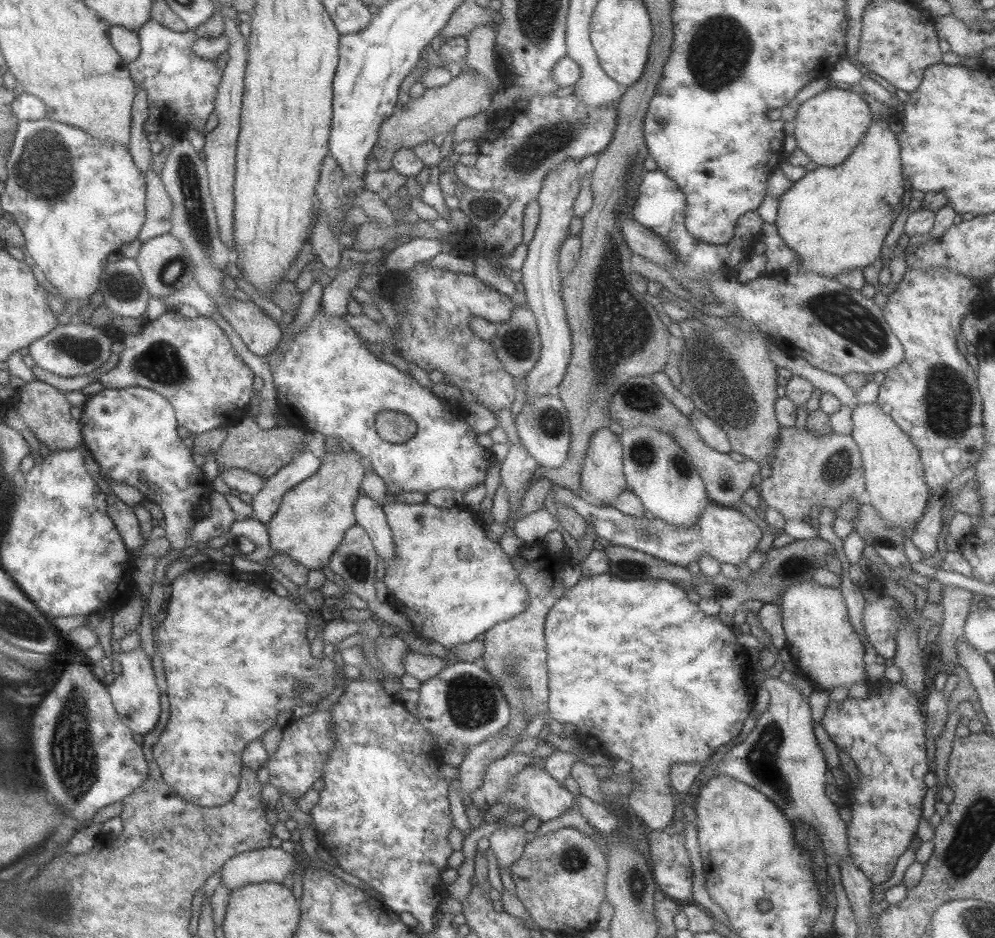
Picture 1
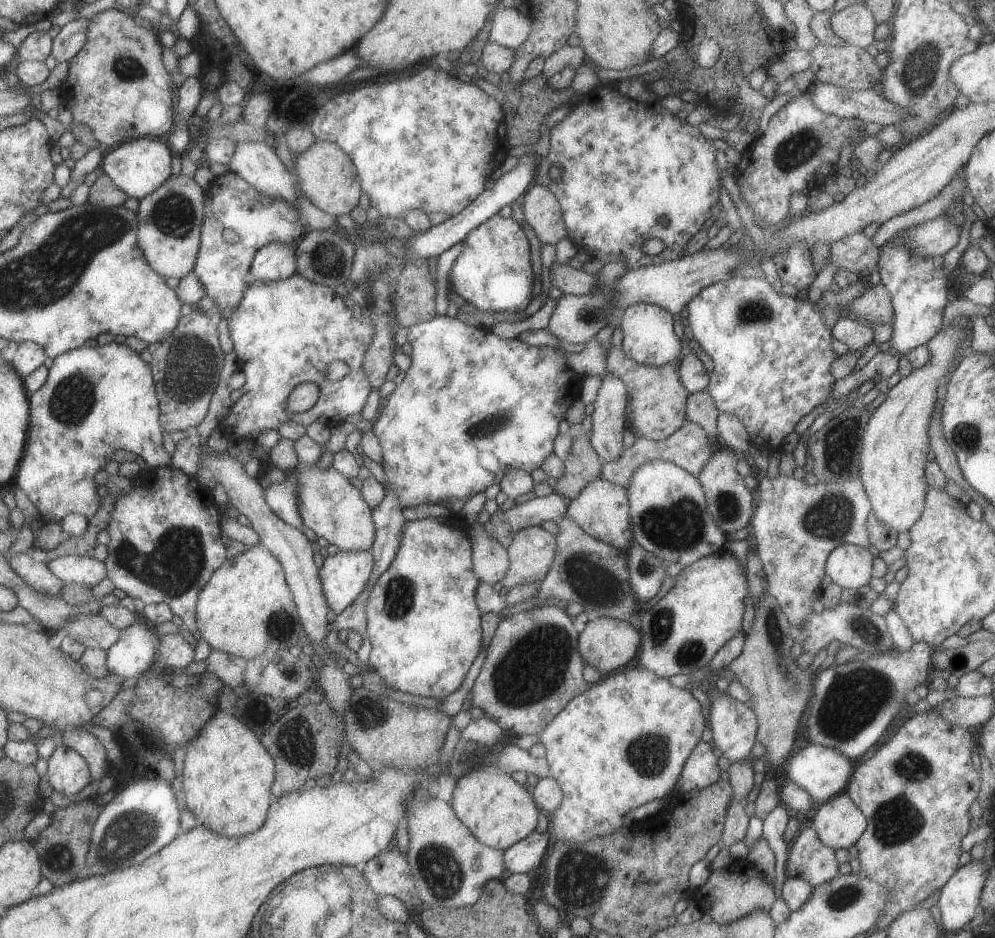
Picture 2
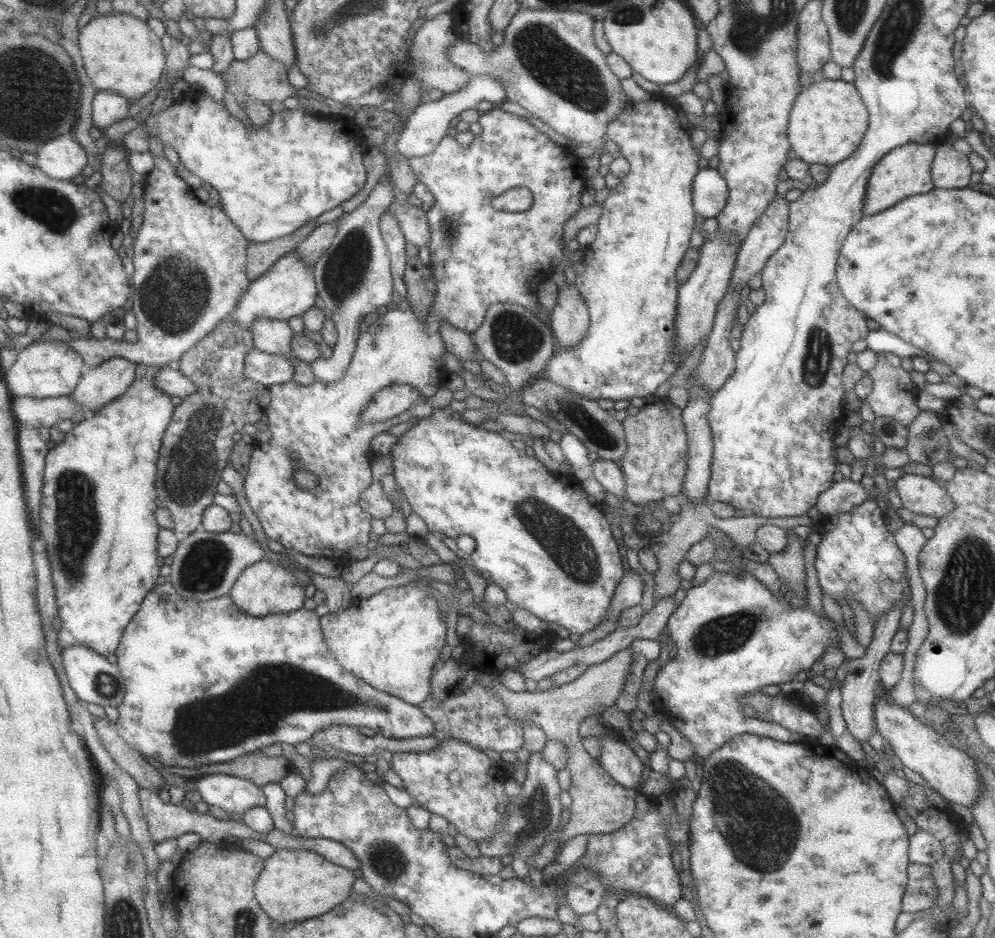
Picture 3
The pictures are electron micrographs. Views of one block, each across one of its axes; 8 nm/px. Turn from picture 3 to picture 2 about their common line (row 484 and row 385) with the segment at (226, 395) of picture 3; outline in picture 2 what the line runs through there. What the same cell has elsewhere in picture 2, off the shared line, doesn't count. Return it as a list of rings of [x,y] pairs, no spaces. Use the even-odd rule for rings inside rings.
[[[193,307],[190,314],[179,317],[176,327],[168,334],[168,337],[159,342],[149,343],[147,349],[152,356],[149,366],[154,380],[158,409],[160,410],[158,419],[162,430],[170,433],[176,430],[195,428],[207,412],[214,383],[218,382],[223,366],[224,352],[218,341],[218,328],[215,319],[209,313],[204,313]]]

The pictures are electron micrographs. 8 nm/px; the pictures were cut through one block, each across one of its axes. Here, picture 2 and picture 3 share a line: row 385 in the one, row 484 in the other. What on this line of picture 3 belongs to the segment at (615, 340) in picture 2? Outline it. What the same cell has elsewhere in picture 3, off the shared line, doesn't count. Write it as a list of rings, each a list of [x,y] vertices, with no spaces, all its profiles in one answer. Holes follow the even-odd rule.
[[[667,398],[657,400],[655,403],[653,402],[639,407],[635,411],[631,410],[624,420],[621,421],[621,425],[623,425],[627,450],[625,450],[625,454],[621,458],[615,461],[615,464],[622,471],[622,476],[625,481],[623,494],[625,494],[627,501],[637,505],[645,504],[645,502],[660,501],[673,495],[680,495],[688,455],[688,444],[681,418],[681,409],[675,407]]]

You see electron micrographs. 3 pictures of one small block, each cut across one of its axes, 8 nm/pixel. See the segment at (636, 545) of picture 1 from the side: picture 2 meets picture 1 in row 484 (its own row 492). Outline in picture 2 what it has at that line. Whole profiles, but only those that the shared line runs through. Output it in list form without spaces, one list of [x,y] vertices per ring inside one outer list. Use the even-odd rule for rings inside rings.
[[[553,491],[544,497],[534,497],[524,503],[513,505],[506,511],[497,509],[483,526],[495,538],[507,536],[503,542],[507,546],[511,534],[514,535],[519,529],[539,525],[547,520],[558,521],[566,512],[568,504],[569,500]]]

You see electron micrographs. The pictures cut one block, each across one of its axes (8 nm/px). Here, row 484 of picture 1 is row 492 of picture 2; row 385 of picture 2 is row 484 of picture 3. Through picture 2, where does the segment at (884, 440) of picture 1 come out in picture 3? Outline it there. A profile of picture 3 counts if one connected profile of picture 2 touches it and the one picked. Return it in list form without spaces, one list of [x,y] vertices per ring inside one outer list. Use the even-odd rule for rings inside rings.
[[[903,474],[893,480],[901,507],[913,514],[926,514],[941,518],[953,510],[953,499],[947,495],[945,487],[939,486],[933,478]]]

